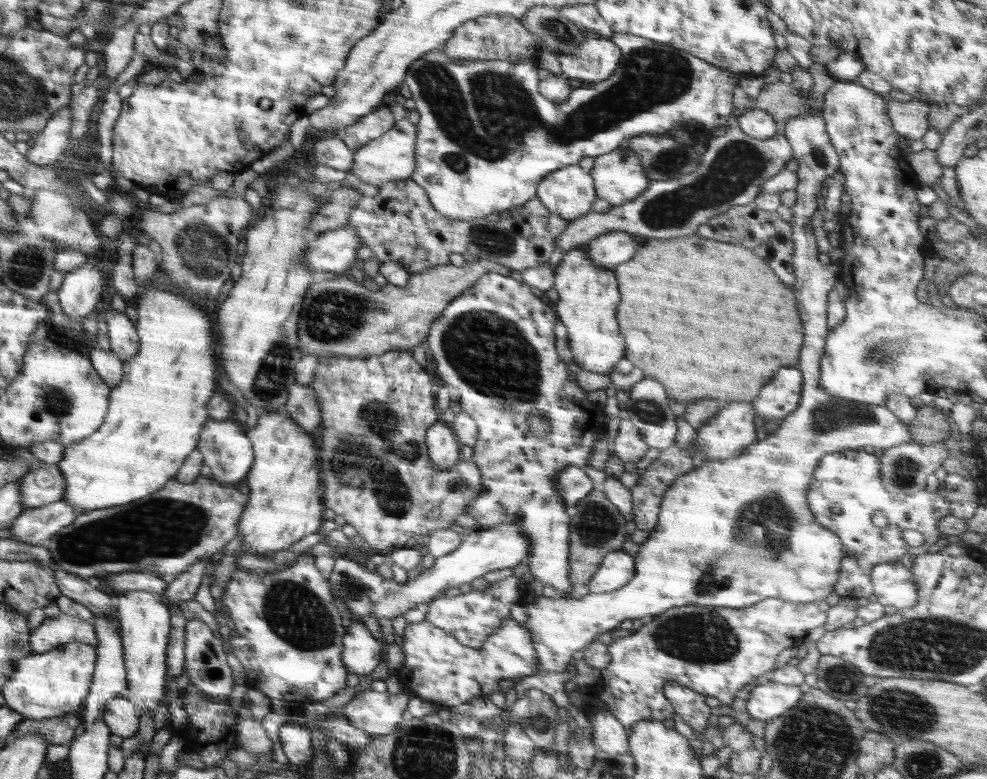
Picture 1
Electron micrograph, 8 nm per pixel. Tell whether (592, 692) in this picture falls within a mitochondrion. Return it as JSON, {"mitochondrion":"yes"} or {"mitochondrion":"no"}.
{"mitochondrion":"no"}

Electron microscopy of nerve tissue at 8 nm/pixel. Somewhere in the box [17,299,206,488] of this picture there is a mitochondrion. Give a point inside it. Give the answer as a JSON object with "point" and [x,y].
{"point":[59,403]}

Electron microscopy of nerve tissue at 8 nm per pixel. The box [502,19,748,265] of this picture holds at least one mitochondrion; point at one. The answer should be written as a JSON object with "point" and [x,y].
{"point":[672,161]}

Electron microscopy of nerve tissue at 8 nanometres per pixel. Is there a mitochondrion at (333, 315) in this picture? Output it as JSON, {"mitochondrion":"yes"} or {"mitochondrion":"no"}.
{"mitochondrion":"yes"}

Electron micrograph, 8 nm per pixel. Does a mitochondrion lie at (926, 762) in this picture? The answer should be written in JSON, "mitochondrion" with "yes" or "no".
{"mitochondrion":"yes"}

